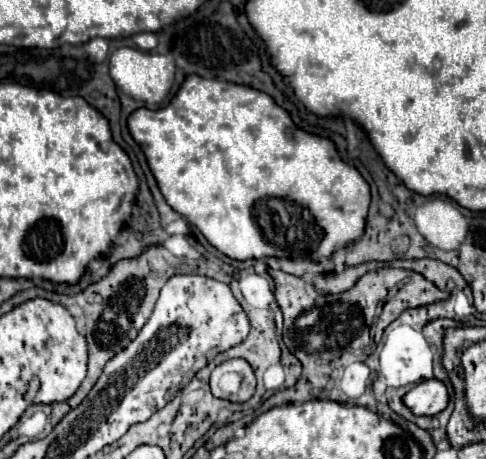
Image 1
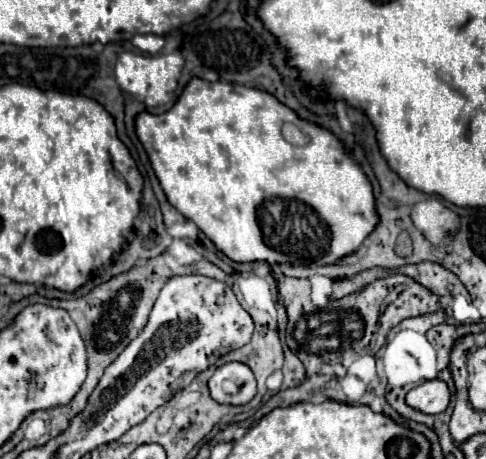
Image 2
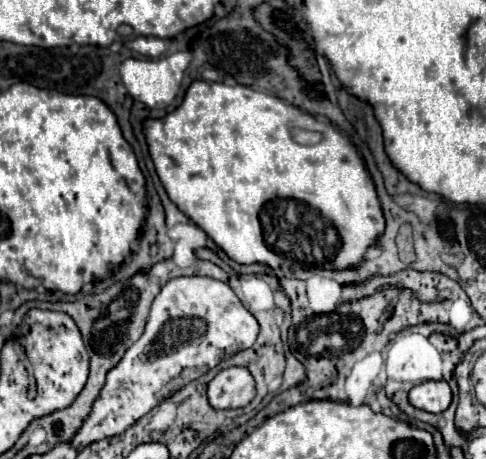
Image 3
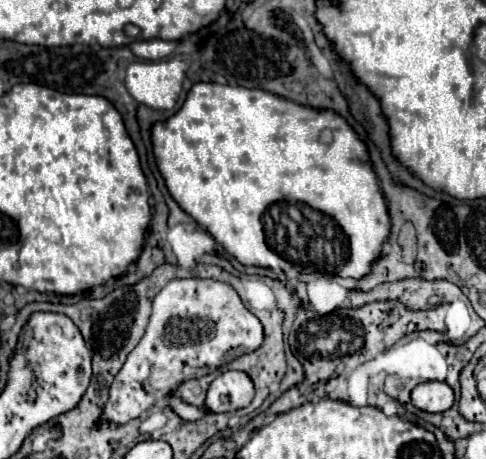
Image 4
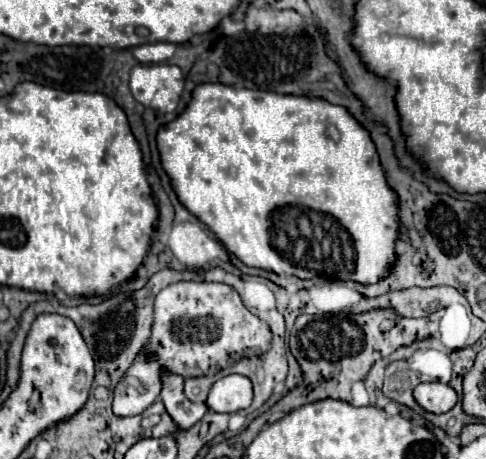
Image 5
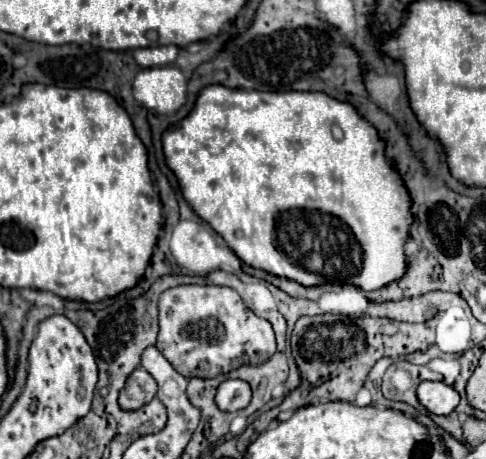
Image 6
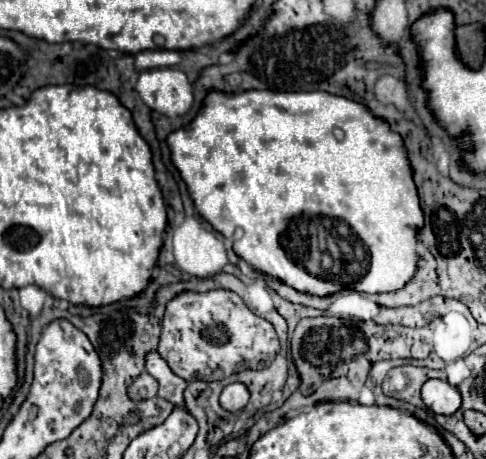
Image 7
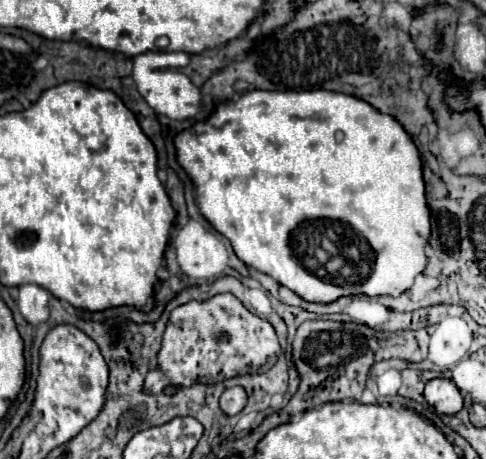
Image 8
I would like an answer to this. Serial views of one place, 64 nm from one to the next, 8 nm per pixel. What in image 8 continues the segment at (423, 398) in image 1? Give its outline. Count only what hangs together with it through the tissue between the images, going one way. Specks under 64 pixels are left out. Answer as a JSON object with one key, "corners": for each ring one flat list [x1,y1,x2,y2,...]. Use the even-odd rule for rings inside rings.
{"corners":[[448,378,430,380,424,388,424,398,440,414,456,414,464,406,458,386]]}

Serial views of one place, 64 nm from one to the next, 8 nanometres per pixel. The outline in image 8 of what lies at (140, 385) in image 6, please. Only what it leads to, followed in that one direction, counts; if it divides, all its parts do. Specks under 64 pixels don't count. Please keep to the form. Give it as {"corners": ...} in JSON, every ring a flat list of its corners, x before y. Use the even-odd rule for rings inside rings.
{"corners":[[218,294,204,302,188,302,170,314,158,362,150,368,144,390,160,394,164,388,216,384,242,374,264,374,280,356,280,344,270,322,254,316,234,294]]}

